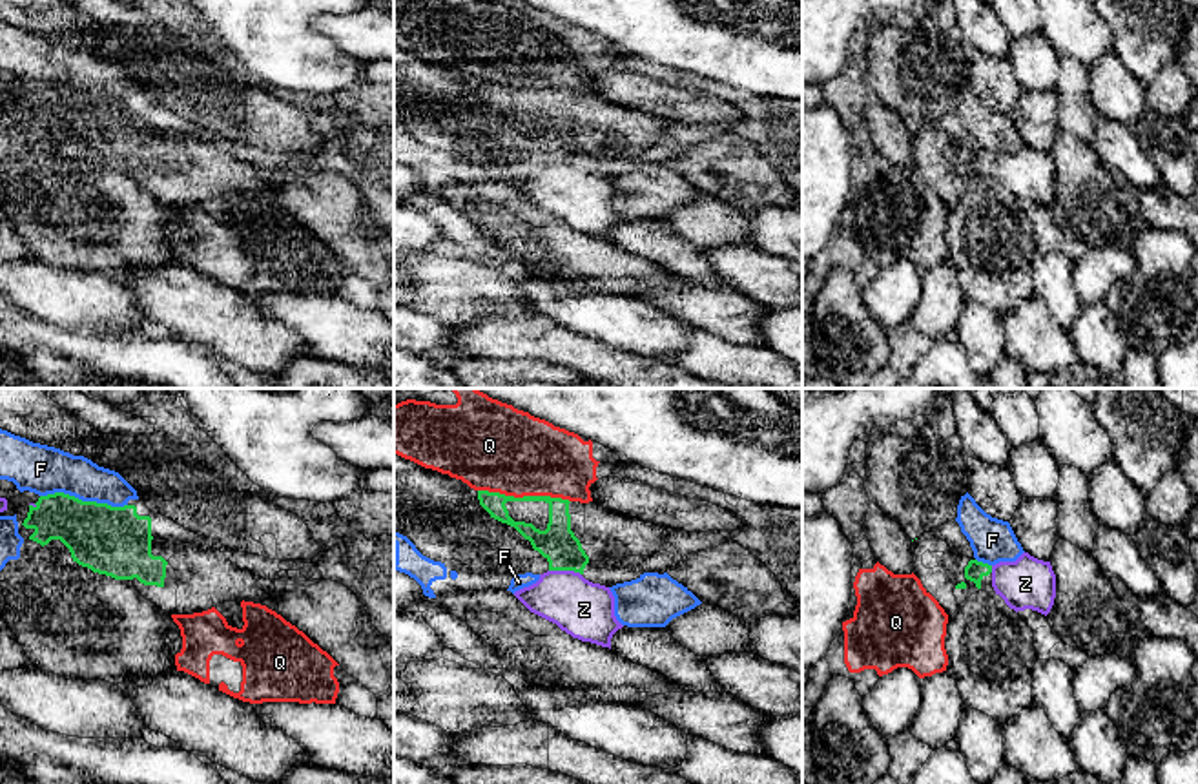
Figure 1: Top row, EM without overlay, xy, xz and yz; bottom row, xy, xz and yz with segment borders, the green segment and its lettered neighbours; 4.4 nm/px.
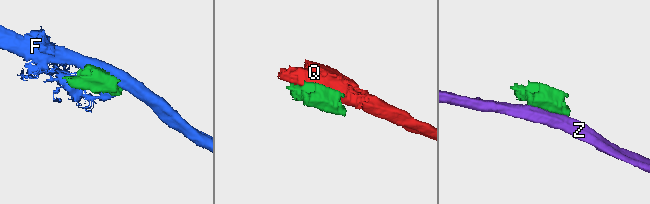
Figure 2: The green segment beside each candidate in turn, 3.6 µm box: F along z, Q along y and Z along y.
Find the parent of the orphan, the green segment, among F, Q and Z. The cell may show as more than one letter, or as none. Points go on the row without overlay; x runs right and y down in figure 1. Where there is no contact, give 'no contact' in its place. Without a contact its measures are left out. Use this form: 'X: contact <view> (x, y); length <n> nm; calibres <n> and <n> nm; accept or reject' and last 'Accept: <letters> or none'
F: contact xy (84, 93); length 380 nm; calibres 300 and 220 nm; reject
Q: contact xz (524, 88); length 420 nm; calibres 160 and 380 nm; reject
Z: contact xz (566, 161); length 150 nm; calibres 160 and 260 nm; reject
Accept: none

